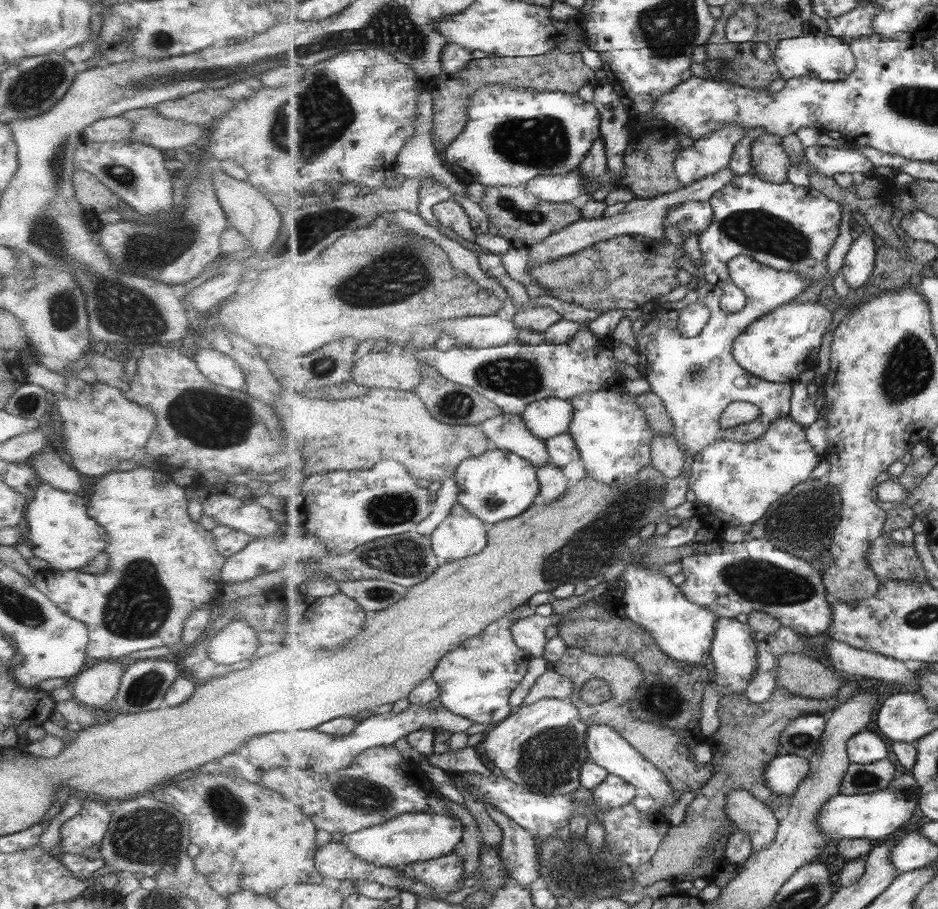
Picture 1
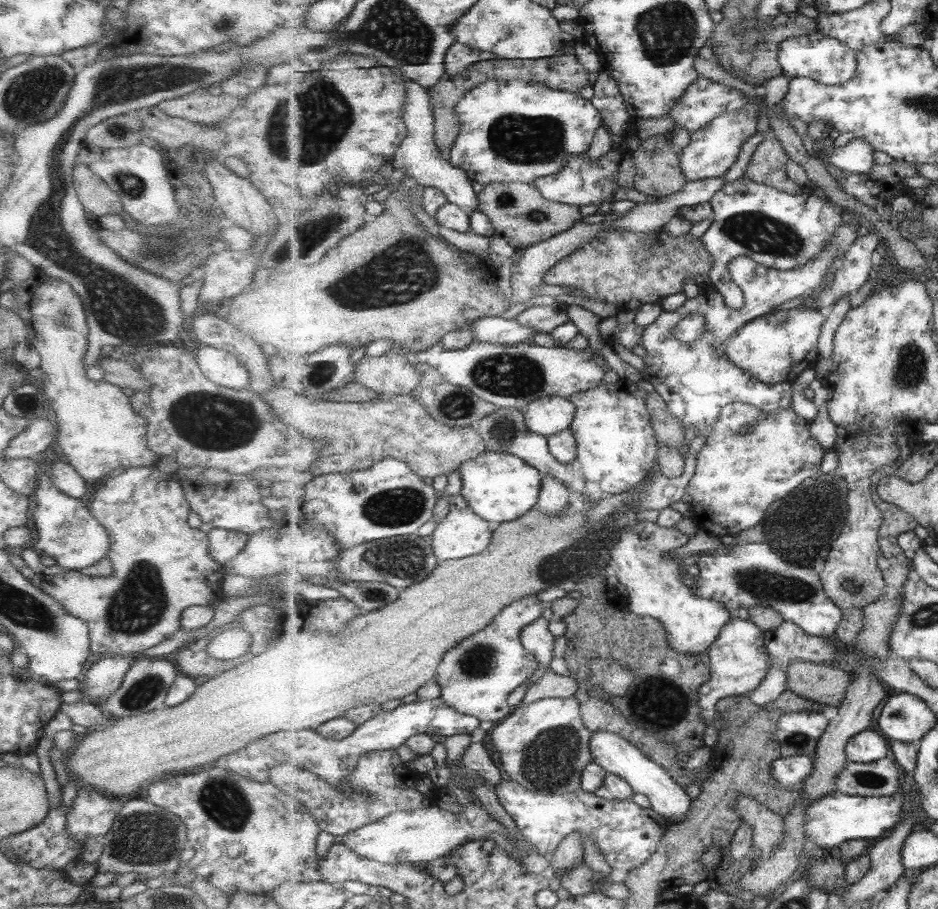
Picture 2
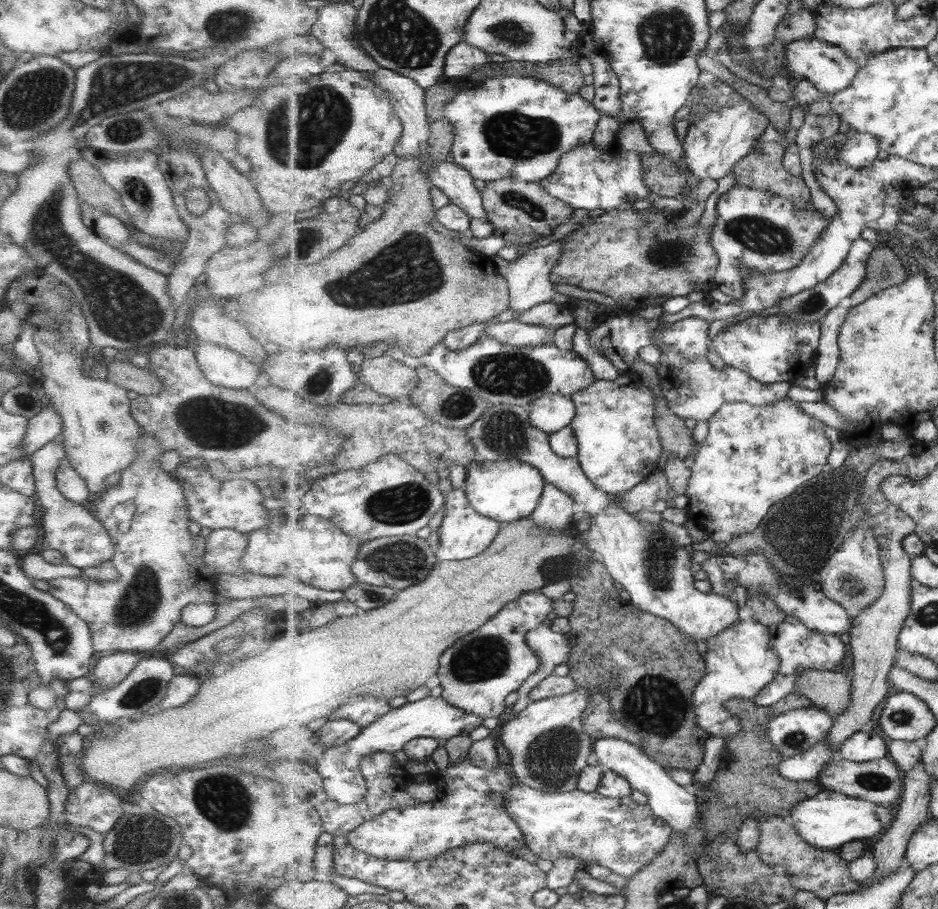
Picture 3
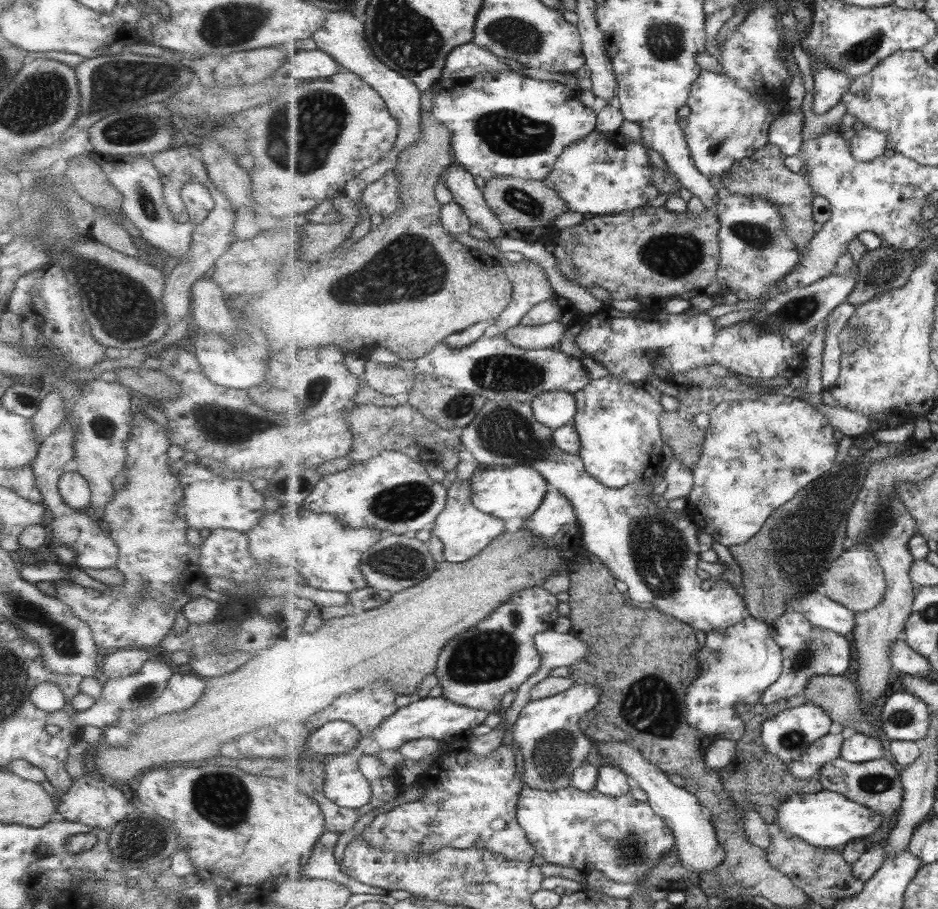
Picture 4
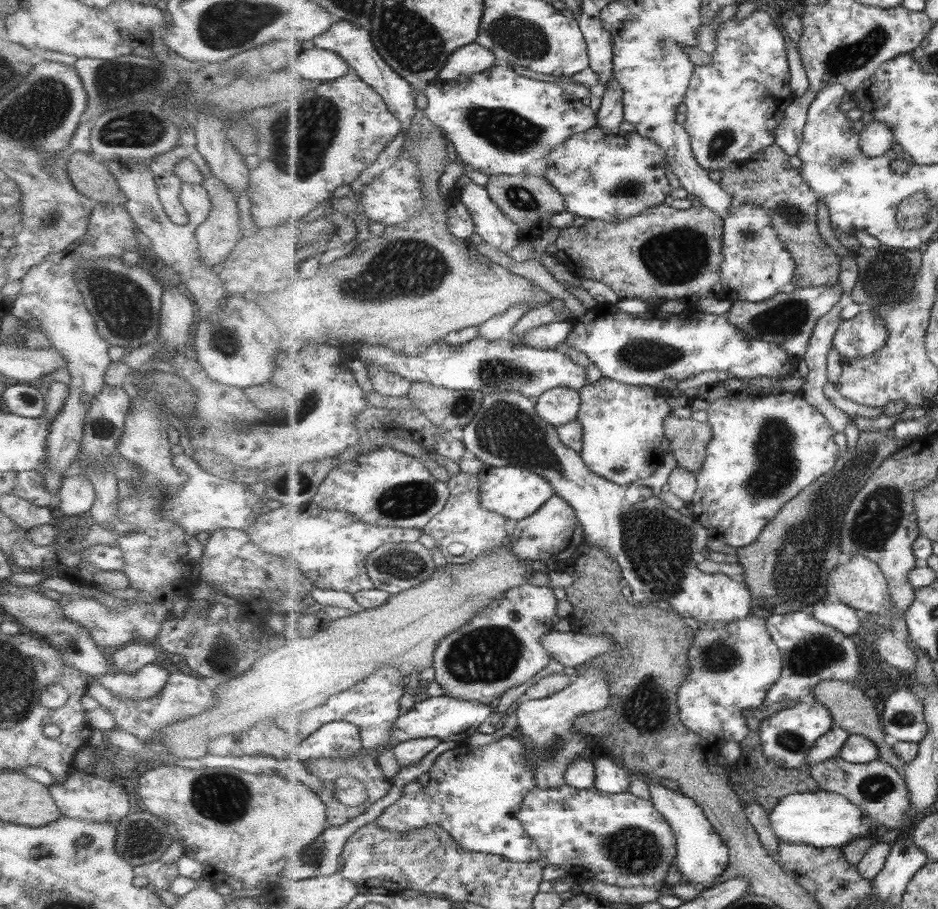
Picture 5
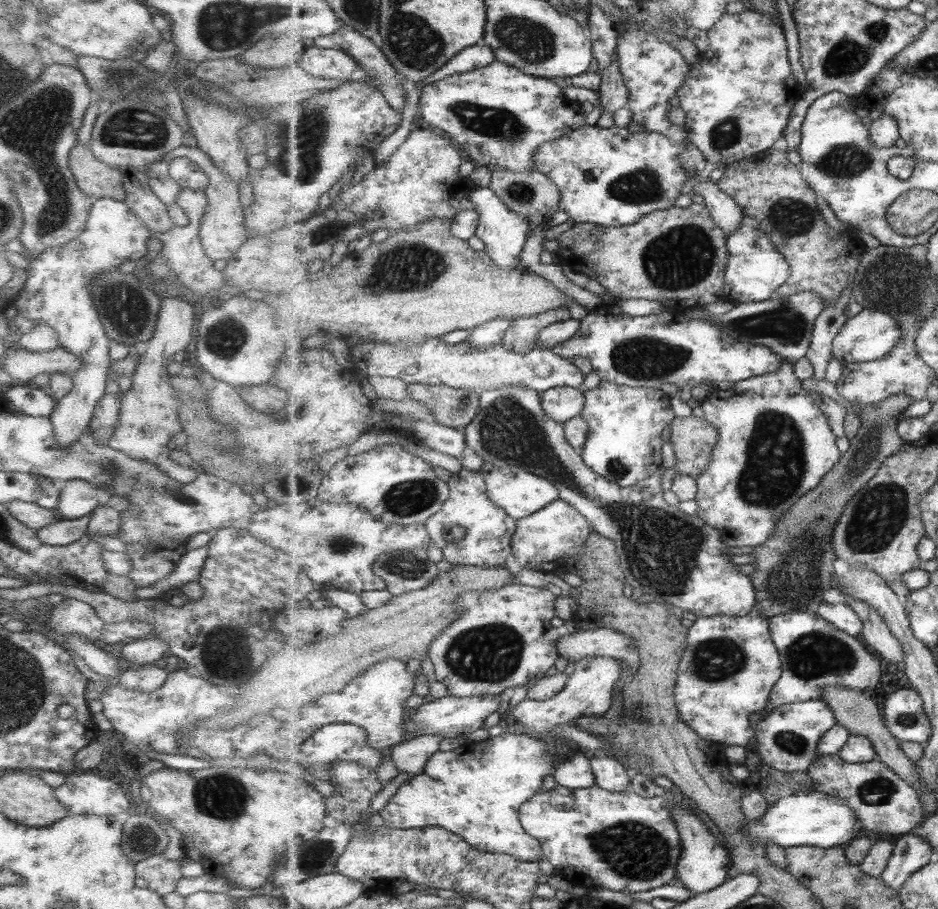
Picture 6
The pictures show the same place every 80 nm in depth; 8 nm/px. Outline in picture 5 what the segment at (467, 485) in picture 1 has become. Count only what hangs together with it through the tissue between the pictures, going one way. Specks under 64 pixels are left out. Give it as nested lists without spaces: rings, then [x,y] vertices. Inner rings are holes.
[[[484,465],[478,477],[481,481],[481,506],[509,519],[523,520],[533,516],[556,494],[554,486],[544,476],[517,465],[506,467]]]

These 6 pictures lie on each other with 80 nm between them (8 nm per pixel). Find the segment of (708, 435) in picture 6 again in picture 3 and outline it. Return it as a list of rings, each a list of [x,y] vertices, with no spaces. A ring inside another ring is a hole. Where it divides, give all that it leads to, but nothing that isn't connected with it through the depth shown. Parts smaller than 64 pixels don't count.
[[[656,398],[655,417],[662,443],[669,454],[685,459],[693,450],[697,452],[699,446],[693,439],[693,429],[685,424],[684,418],[673,412],[665,398]]]

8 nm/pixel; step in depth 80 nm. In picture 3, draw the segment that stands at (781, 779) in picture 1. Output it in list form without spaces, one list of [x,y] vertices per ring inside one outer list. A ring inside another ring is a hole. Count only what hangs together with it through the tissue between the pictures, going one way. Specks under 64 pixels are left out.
[[[827,740],[798,755],[784,759],[779,764],[779,772],[789,781],[816,780],[830,762],[832,750]]]

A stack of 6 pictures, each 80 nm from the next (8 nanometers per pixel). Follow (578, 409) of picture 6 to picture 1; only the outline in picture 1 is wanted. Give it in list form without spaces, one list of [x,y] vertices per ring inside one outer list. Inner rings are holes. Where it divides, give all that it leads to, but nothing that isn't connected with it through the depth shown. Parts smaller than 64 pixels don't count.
[[[545,398],[528,404],[525,412],[520,415],[537,438],[547,441],[568,432],[574,414],[575,407],[571,400]]]

